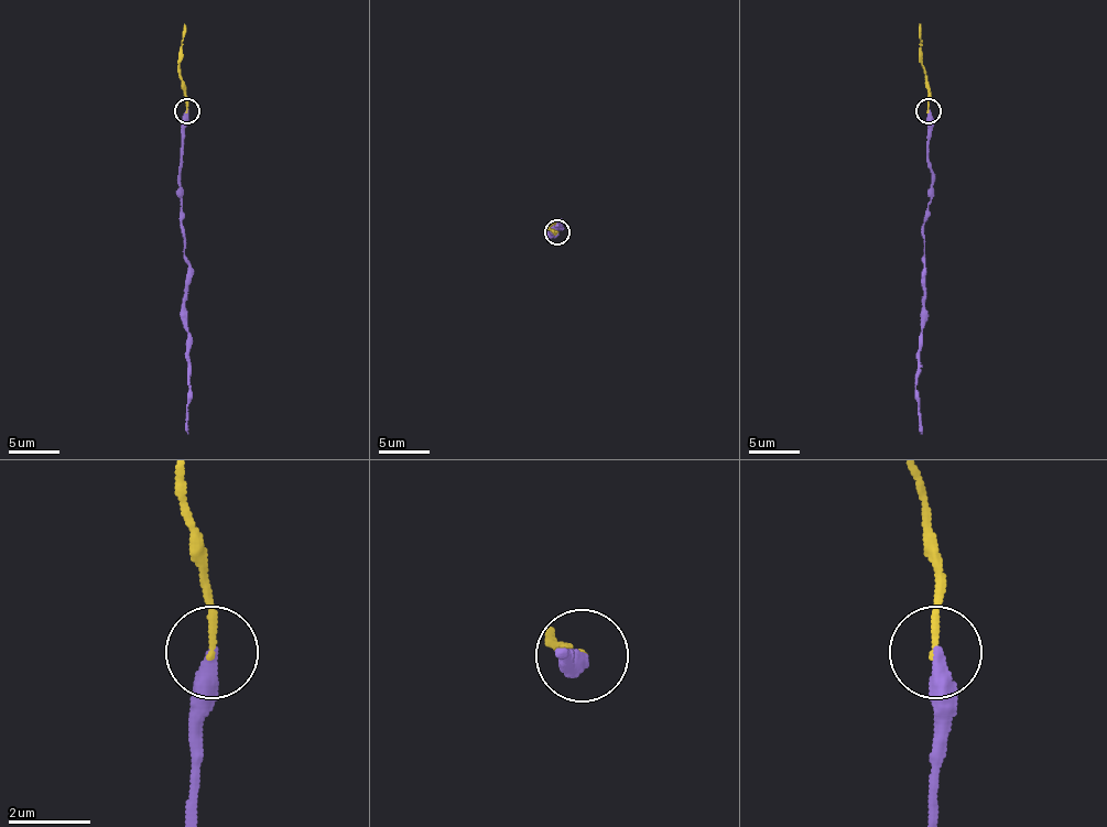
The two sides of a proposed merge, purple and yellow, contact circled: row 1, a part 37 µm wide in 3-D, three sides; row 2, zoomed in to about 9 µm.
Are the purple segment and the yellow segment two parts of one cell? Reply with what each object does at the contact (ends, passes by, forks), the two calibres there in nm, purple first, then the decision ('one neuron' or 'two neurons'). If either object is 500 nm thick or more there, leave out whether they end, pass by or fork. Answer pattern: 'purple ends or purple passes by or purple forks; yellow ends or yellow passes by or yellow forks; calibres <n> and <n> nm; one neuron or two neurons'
purple ends; yellow ends; calibres 400 and 150 nm; one neuron

